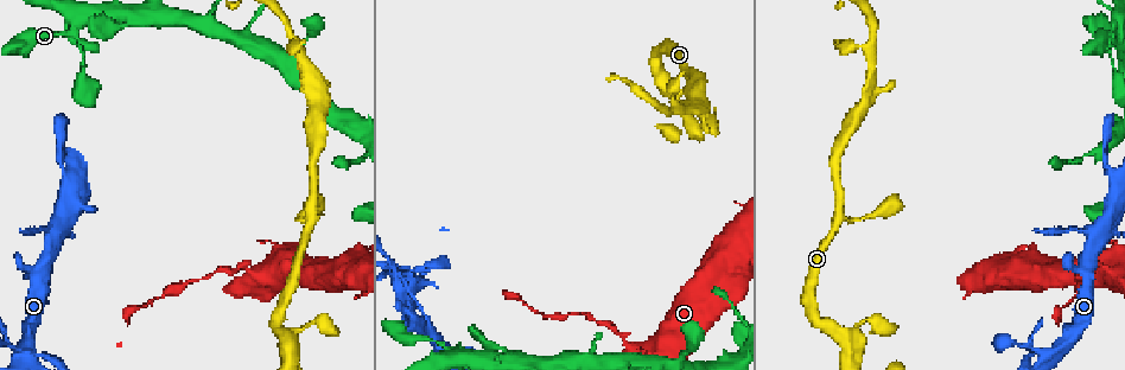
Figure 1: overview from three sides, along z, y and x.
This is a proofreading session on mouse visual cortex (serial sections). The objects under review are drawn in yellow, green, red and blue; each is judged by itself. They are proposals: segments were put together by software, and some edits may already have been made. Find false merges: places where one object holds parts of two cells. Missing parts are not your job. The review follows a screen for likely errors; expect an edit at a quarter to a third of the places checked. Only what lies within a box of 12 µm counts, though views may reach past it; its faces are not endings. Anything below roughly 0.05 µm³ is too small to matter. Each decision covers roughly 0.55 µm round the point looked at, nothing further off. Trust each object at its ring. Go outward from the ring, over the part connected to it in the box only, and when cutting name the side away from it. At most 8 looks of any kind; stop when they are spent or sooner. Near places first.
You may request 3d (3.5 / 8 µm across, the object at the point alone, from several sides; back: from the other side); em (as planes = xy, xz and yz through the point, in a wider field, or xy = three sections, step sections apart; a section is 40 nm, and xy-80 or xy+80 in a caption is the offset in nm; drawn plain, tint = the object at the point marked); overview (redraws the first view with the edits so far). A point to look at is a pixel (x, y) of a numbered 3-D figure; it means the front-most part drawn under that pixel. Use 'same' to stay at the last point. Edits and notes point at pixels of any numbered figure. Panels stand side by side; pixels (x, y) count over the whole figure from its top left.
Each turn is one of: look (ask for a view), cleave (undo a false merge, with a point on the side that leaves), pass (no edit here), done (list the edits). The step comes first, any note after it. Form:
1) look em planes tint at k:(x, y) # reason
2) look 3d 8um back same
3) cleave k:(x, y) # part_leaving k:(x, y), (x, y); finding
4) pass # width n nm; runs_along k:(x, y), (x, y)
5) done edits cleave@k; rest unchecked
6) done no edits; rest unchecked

look 3d 3.5um at 1:(871, 50) # a fork

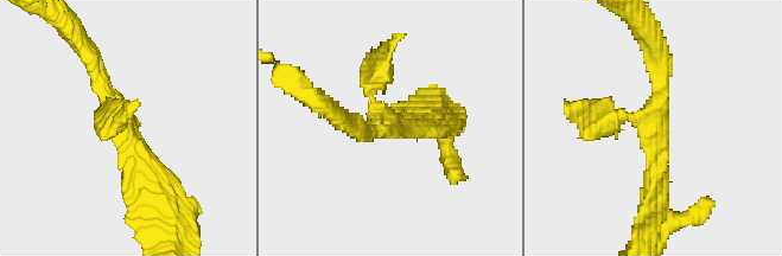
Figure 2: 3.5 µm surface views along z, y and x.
pass # arms 3; runs_along 2:(153, 193), (91, 55); all the same cell

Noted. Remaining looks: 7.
look 3d 3.5um at 1:(77, 34) # small branch off a trunk

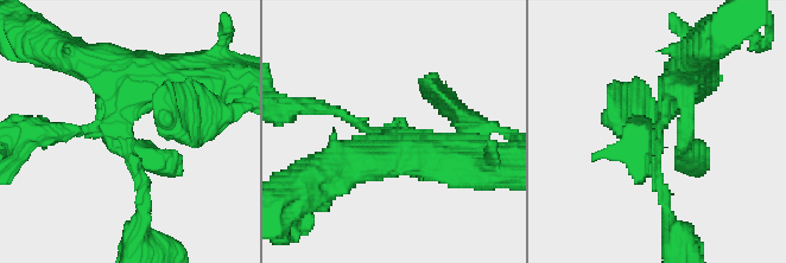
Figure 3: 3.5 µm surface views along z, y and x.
look em xy step 3 tint at 3:(383, 132)

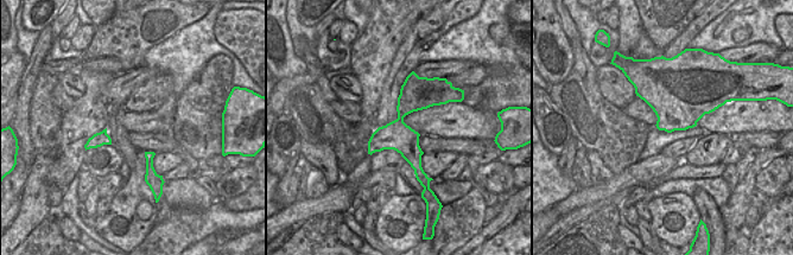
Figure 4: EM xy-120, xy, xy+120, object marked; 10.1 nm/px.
pass # runs_along 3:(52, 134), (118, 127), (143, 199); all the same cell

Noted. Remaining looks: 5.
look 3d 8um at 1:(1116, 273) # thick turns thin

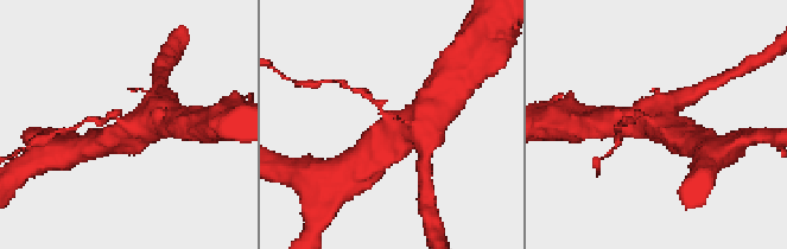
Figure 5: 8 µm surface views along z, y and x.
look em xy step 2 tint at 5:(657, 125)

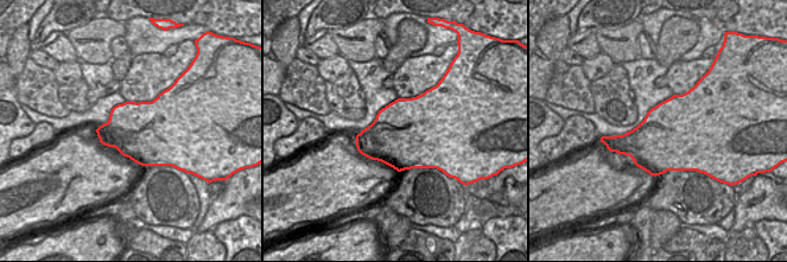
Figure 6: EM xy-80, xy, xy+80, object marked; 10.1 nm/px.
cleave 5:(366, 94) # part_leaving 5:(382, 114), (368, 96), (347, 87); two cells meet here

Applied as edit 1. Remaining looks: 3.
done edits cleave@5; rest unchecked

